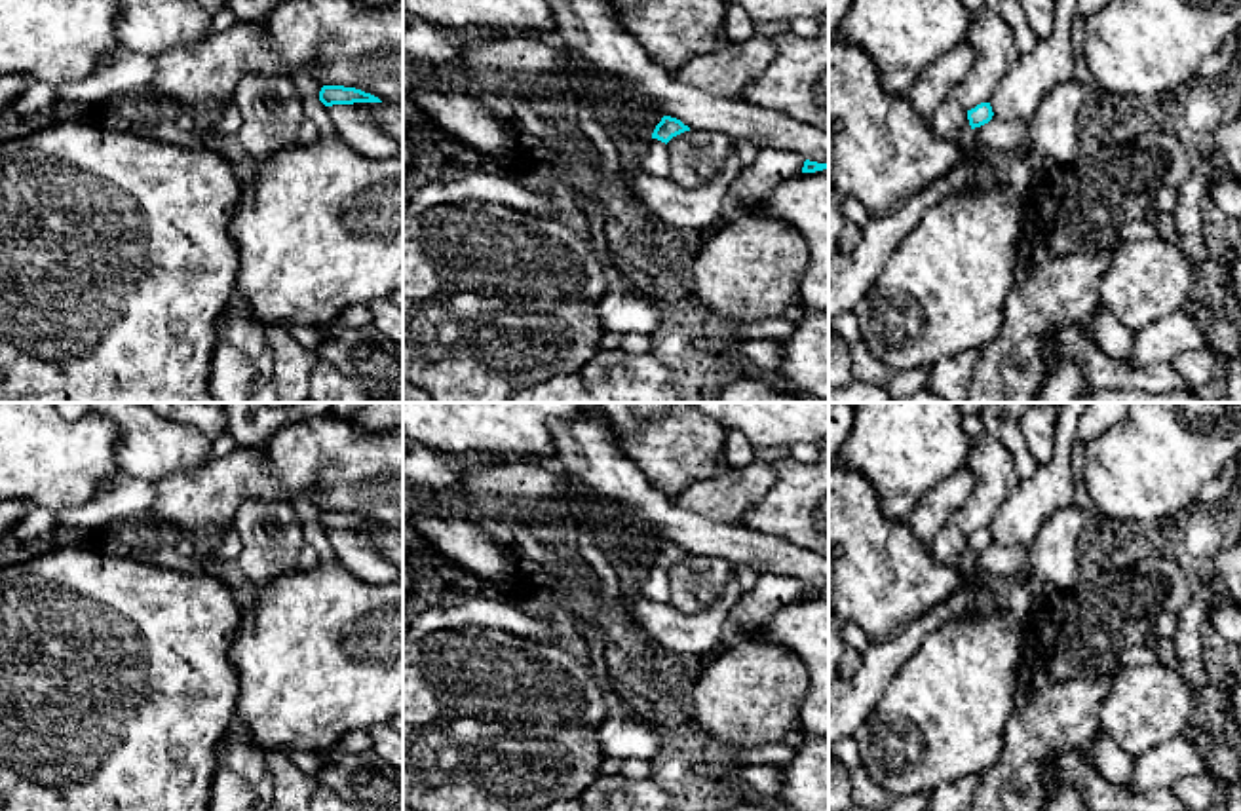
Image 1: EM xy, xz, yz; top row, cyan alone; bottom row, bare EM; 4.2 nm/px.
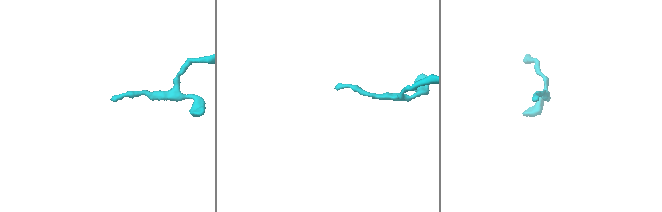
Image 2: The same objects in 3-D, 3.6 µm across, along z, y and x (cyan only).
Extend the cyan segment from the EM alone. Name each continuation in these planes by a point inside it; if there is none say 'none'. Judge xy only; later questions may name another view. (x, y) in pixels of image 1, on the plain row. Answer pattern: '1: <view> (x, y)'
none

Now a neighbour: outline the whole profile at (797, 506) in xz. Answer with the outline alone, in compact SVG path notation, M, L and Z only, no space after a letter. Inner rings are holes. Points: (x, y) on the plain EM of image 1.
M829 441L813 463L772 462L772 477L768 494L739 524L829 558Z

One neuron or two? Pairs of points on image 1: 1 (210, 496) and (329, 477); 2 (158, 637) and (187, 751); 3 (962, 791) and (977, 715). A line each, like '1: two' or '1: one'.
1: one
2: one
3: two

